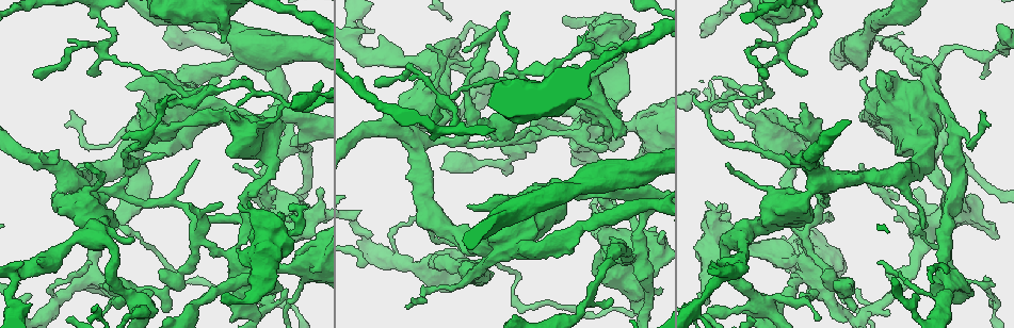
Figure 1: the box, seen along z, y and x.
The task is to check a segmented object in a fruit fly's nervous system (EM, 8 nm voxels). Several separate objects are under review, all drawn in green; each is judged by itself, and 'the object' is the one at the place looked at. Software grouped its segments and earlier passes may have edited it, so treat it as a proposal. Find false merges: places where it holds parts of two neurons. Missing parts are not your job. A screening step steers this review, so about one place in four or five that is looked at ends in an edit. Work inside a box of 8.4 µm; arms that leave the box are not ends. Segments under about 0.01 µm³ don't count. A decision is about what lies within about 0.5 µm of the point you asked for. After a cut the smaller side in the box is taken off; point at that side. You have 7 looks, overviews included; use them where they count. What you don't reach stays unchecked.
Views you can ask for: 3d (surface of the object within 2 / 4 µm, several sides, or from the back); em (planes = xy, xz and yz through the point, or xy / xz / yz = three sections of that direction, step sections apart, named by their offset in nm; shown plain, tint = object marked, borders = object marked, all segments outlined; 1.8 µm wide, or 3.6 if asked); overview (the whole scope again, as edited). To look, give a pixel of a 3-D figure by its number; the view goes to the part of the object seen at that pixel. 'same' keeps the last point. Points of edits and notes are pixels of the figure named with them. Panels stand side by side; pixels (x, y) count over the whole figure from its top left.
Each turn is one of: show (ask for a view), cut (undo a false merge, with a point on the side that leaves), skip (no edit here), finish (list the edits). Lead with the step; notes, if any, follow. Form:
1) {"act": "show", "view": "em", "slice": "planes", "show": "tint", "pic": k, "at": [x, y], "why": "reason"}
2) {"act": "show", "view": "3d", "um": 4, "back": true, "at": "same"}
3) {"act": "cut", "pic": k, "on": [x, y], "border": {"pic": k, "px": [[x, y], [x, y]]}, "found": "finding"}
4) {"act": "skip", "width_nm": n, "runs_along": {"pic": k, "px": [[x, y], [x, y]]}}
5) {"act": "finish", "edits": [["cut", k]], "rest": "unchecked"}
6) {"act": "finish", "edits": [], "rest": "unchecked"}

{"act": "show", "view": "3d", "um": 4, "pic": 1, "at": [445, 102], "why": "thick turns thin"}

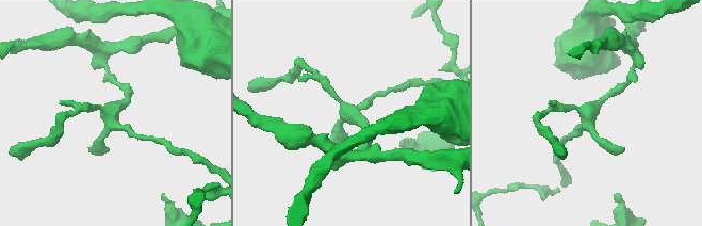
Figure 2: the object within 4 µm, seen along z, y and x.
{"act": "show", "view": "em", "slice": "xz", "step": 16, "show": "borders", "pic": 2, "at": [113, 110], "why": "shape alone is not enough"}

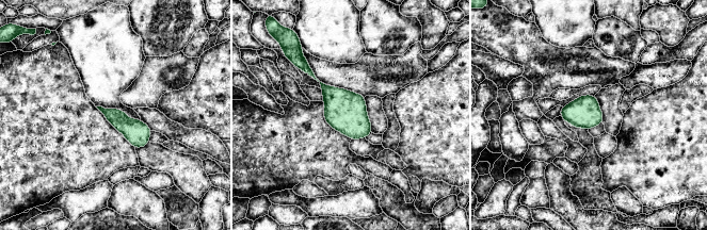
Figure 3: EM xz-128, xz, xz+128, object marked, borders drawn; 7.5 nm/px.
{"act": "skip", "width_nm": 140, "found": "one neuron here"}

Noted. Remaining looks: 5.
{"act": "show", "view": "3d", "um": 4, "pic": 1, "at": [771, 193], "why": "calibre changes"}

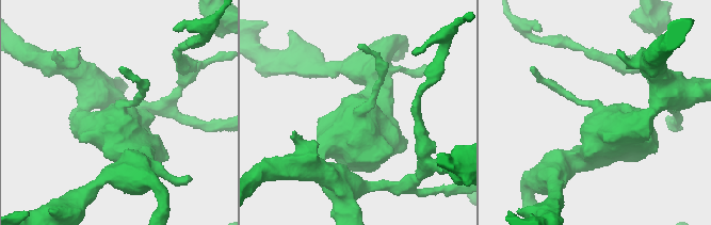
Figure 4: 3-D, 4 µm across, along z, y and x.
{"act": "show", "view": "em", "um": 3.6, "slice": "planes", "show": "borders", "pic": 4, "at": [597, 113], "why": "shape alone is not enough"}

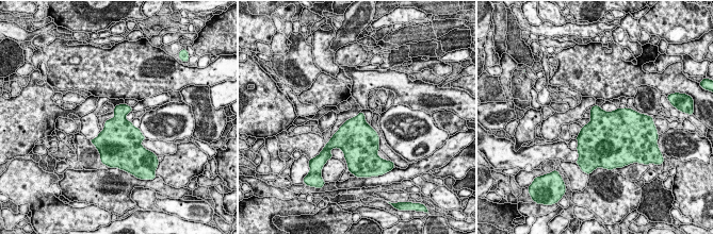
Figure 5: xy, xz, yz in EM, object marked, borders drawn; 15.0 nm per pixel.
{"act": "skip", "found": "continuous, no second neuron"}

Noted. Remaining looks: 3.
{"act": "show", "view": "em", "slice": "planes", "show": "tint", "pic": 1, "at": [247, 275], "why": "abrupt turn"}

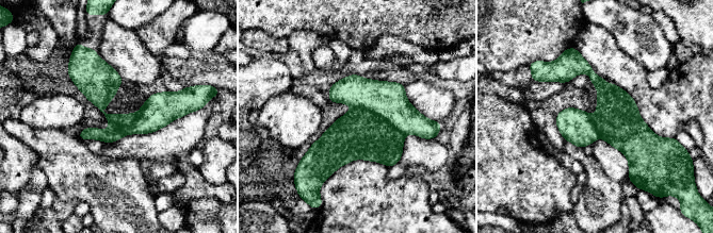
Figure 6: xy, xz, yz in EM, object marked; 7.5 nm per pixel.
{"act": "skip", "width_nm": 170, "runs_along": {"pic": 6, "px": [[573, 55], [632, 136], [632, 167]]}, "found": "all the same neuron"}

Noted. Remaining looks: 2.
{"act": "finish", "edits": [], "rest": "unchecked"}

